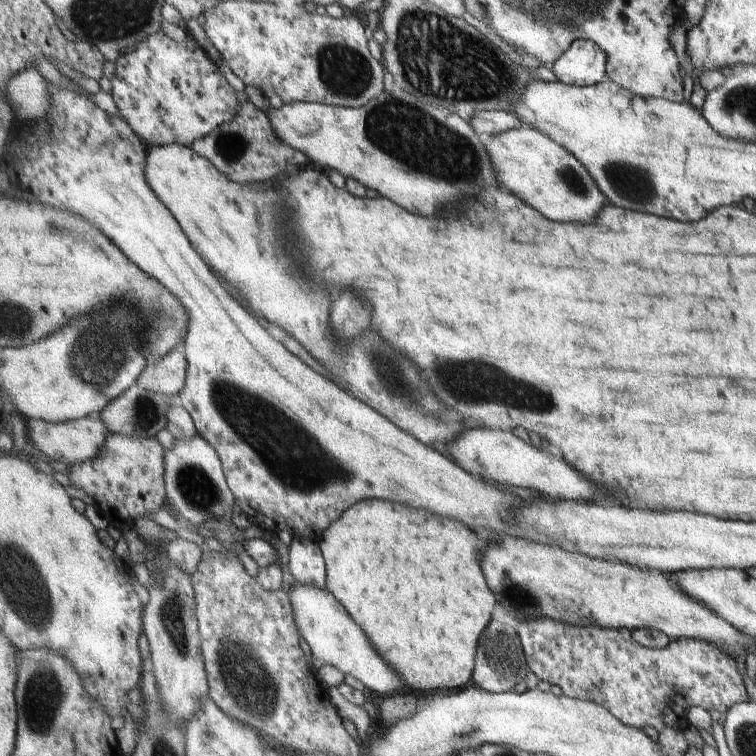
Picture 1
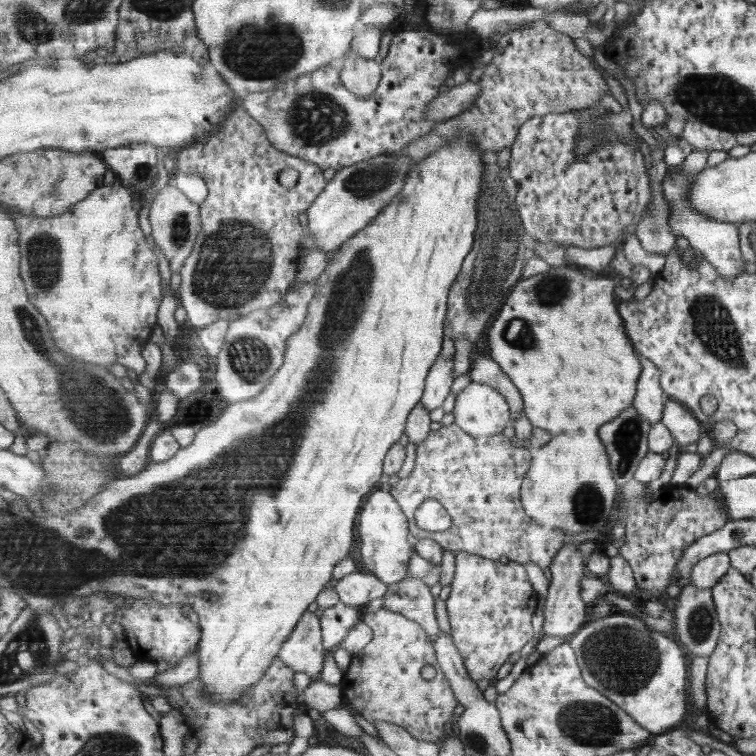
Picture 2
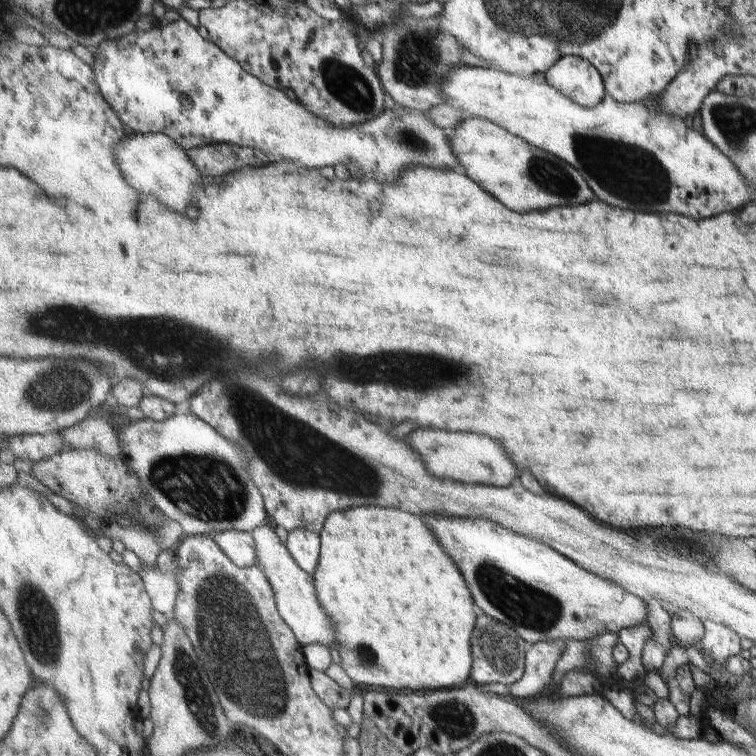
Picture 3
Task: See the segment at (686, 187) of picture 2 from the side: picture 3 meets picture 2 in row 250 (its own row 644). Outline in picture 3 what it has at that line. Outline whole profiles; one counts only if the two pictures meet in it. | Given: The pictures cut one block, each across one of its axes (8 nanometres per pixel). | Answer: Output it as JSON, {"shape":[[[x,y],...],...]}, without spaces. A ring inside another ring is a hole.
{"shape":[[[711,619],[703,621],[706,633],[697,648],[700,652],[706,652],[707,661],[724,665],[727,659],[743,653],[741,650],[742,636],[738,632]]]}

